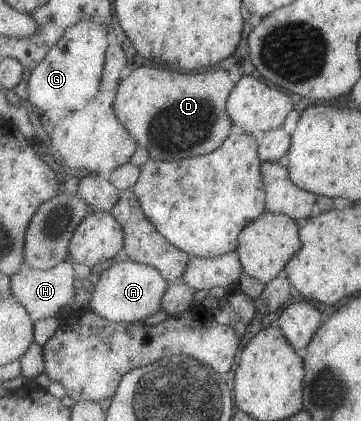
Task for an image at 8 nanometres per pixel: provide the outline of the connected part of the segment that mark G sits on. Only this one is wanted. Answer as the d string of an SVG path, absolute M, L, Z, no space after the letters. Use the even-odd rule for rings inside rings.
M82 21L69 28L64 39L60 41L49 52L44 62L41 62L37 69L31 73L27 81L29 96L26 102L29 108L39 108L42 112L54 110L70 111L75 113L84 110L90 101L96 100L97 94L102 92L104 71L106 66L106 55L110 46L109 29L105 24L98 24L96 21Z

